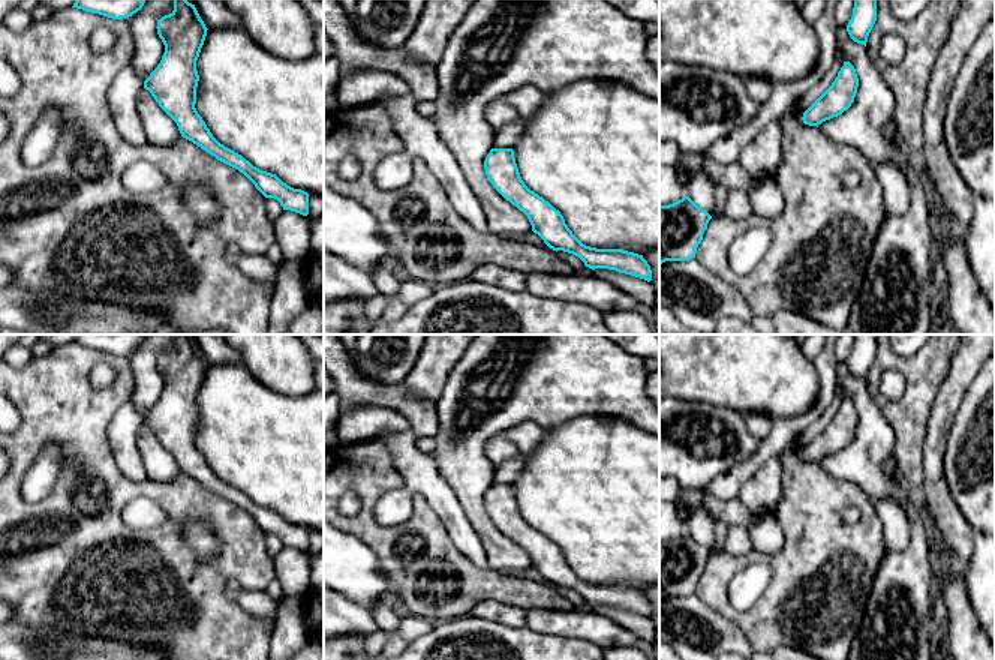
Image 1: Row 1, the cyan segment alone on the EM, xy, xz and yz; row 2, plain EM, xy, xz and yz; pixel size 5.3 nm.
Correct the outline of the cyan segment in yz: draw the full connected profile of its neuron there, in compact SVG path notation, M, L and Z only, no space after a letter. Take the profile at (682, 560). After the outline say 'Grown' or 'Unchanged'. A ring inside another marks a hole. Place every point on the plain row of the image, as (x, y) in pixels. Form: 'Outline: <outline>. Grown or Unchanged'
Outline: M689 532L659 542L659 600L695 594L712 552Z. Unchanged

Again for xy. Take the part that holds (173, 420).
Outline: M174 334L174 346L162 352L156 364L165 388L157 404L144 417L144 424L177 459L181 472L243 508L265 534L277 536L283 546L307 552L307 528L288 522L276 510L253 502L241 490L220 480L198 450L195 444L199 417L196 396L208 364L195 340L186 334Z. Unchanged

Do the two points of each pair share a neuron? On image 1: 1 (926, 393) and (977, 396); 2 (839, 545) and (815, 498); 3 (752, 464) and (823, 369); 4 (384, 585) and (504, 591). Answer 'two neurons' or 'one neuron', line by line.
1: two neurons
2: one neuron
3: one neuron
4: two neurons

